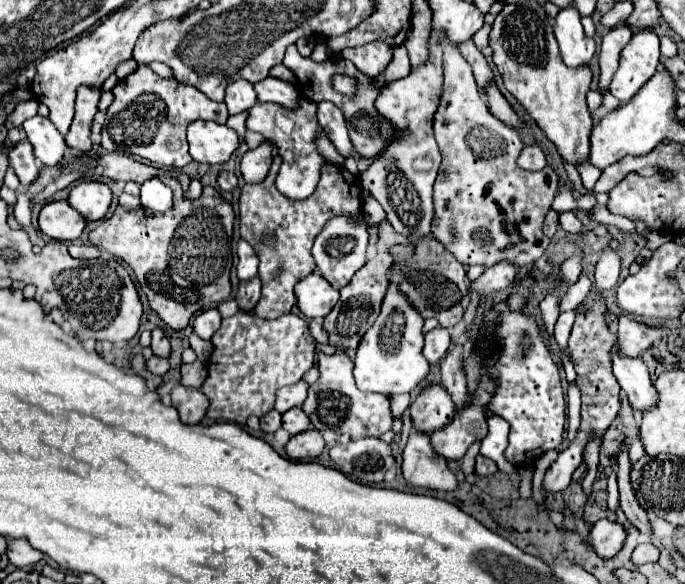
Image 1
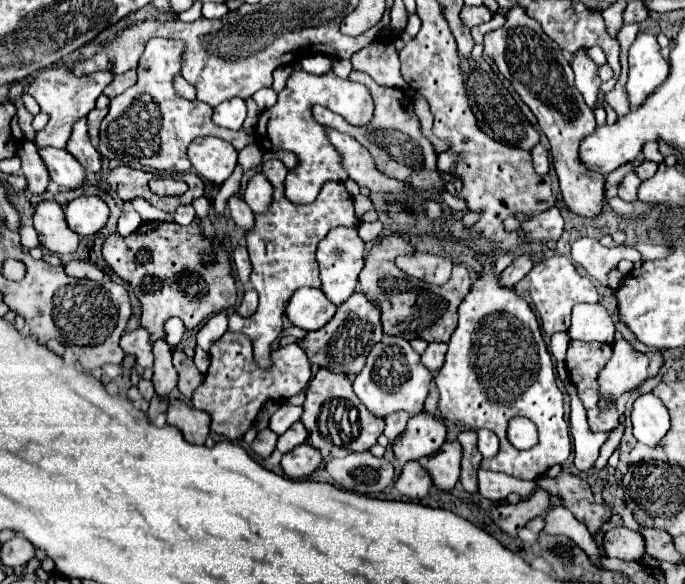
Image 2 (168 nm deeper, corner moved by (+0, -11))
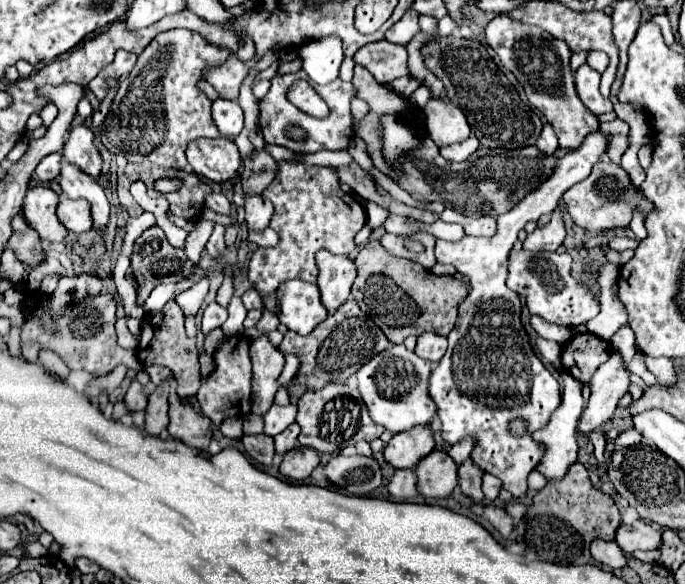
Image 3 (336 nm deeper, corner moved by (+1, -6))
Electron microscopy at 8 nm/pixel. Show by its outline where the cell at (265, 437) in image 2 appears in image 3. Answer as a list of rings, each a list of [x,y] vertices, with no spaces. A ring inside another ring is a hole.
[[[253,434],[253,436],[243,436],[243,446],[245,452],[257,460],[259,464],[269,466],[273,462],[275,456],[275,446],[273,446],[273,438],[267,434]]]

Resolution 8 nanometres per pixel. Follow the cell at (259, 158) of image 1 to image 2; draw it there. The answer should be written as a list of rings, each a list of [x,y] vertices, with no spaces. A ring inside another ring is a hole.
[[[254,173],[246,185],[242,199],[252,209],[254,215],[262,215],[272,205],[272,185],[266,181],[266,177],[262,173]]]

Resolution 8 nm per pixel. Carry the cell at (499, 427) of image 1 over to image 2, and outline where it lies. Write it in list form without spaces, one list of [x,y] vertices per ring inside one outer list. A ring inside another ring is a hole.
[[[488,429],[478,431],[478,451],[482,453],[482,457],[494,457],[496,455],[498,439],[492,431],[488,431]]]

